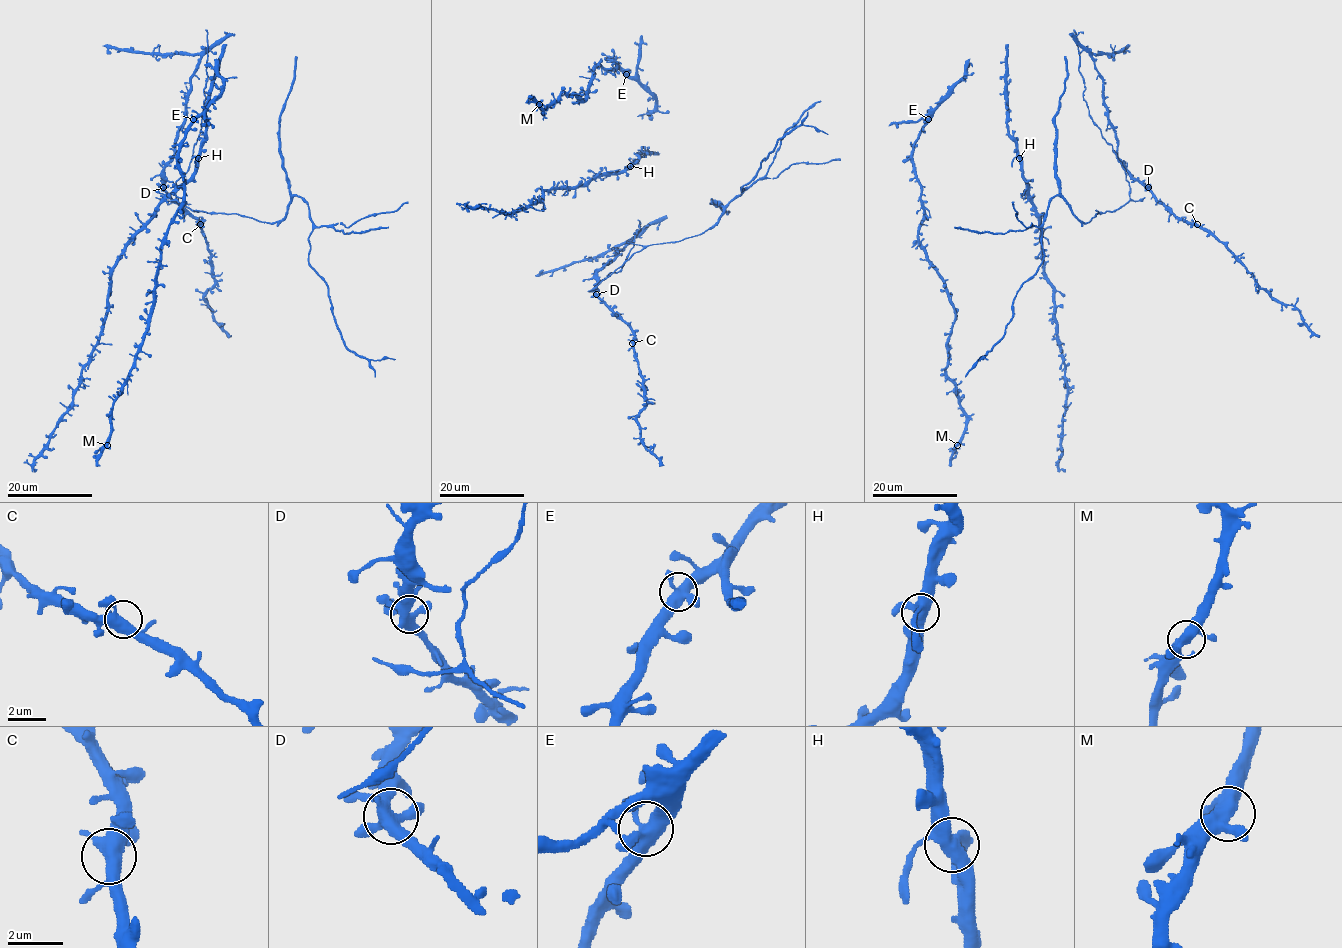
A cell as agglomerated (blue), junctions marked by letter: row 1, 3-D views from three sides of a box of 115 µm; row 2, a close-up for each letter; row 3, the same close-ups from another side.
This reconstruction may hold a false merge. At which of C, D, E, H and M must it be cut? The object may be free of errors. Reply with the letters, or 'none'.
none

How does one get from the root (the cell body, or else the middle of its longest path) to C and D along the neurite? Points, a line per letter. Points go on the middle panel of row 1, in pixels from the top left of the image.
C: (657, 221), (646, 227), (597, 273), (596, 294), (629, 327), (633, 336), (632, 343)
D: (657, 221), (646, 227), (597, 273), (596, 294)

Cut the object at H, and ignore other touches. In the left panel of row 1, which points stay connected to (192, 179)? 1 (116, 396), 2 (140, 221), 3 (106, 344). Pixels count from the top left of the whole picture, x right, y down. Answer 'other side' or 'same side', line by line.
1: other side
2: same side
3: same side

